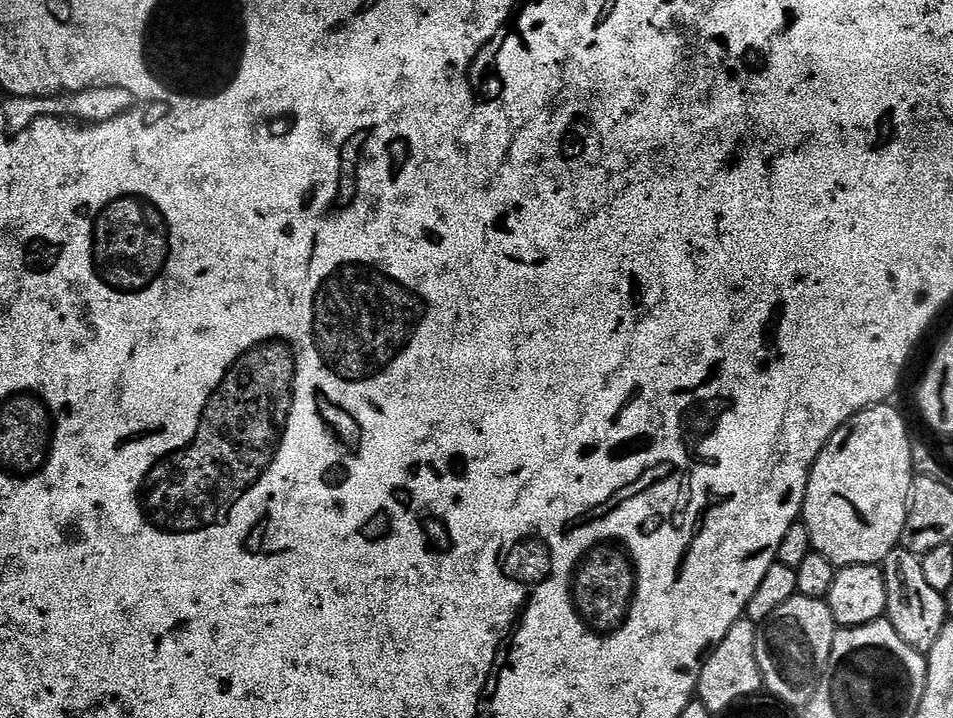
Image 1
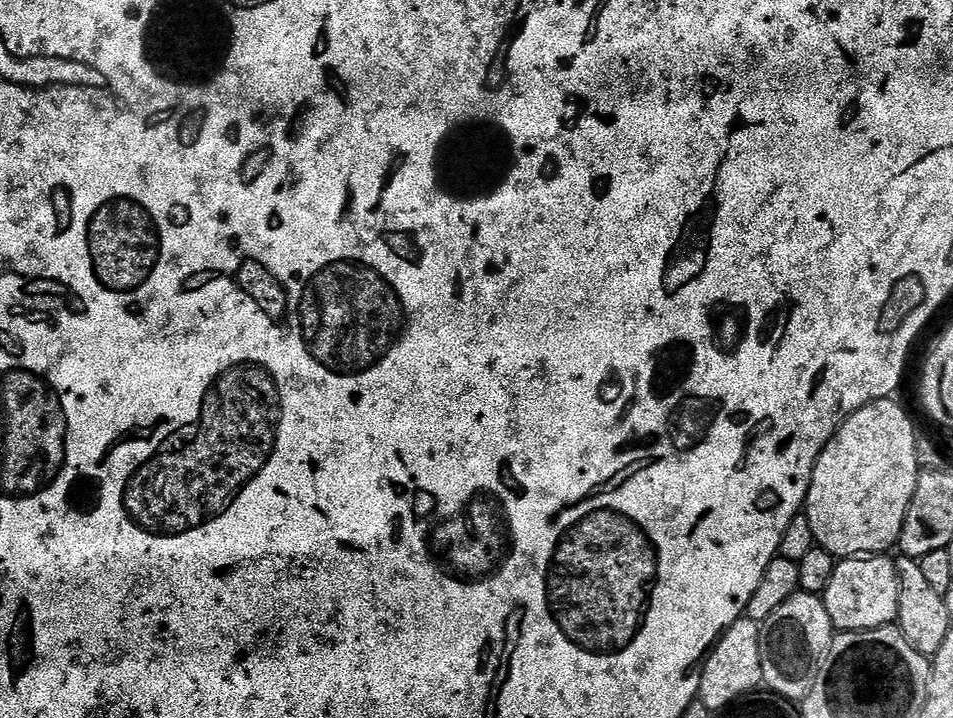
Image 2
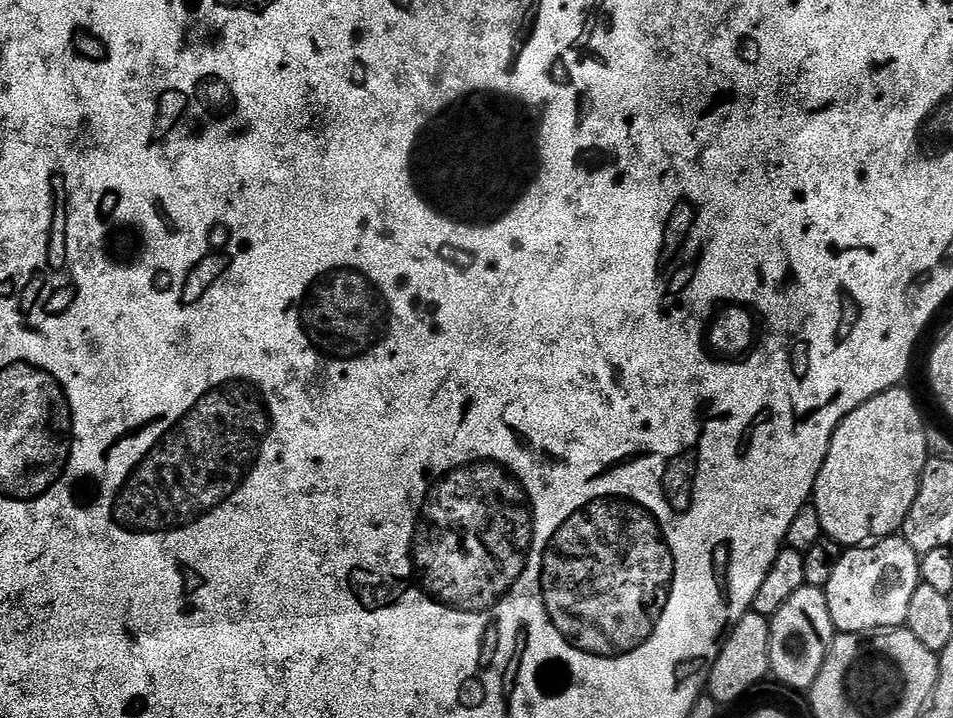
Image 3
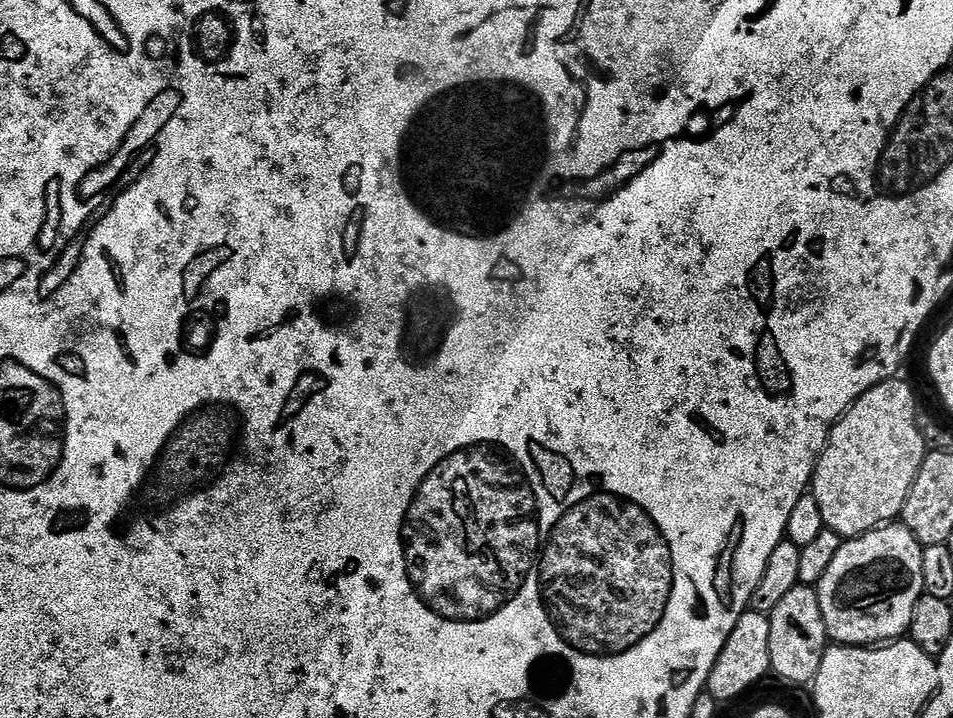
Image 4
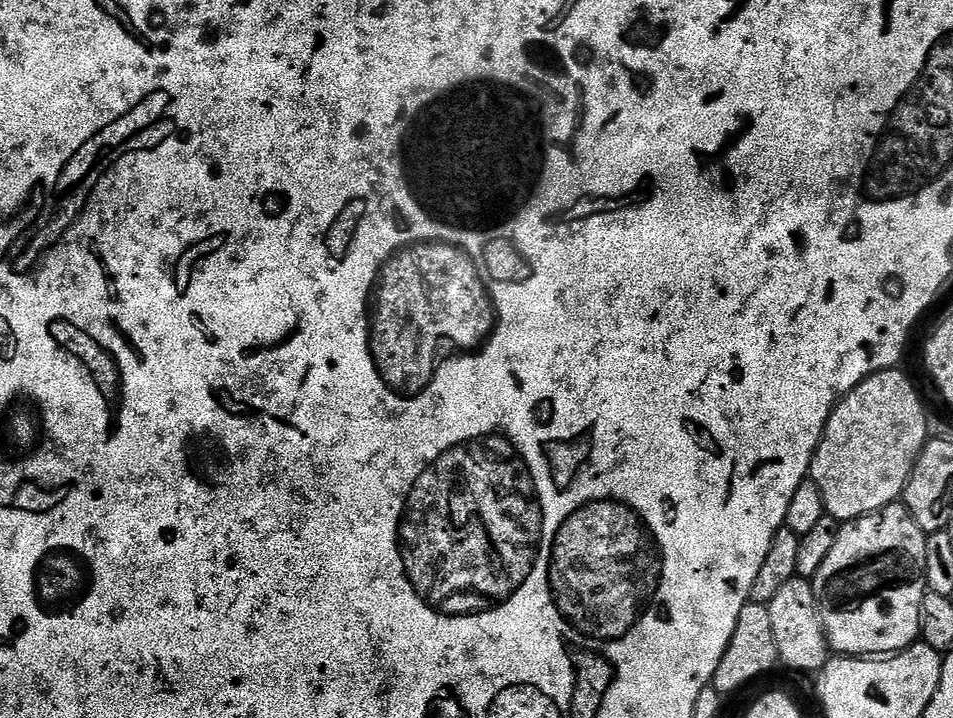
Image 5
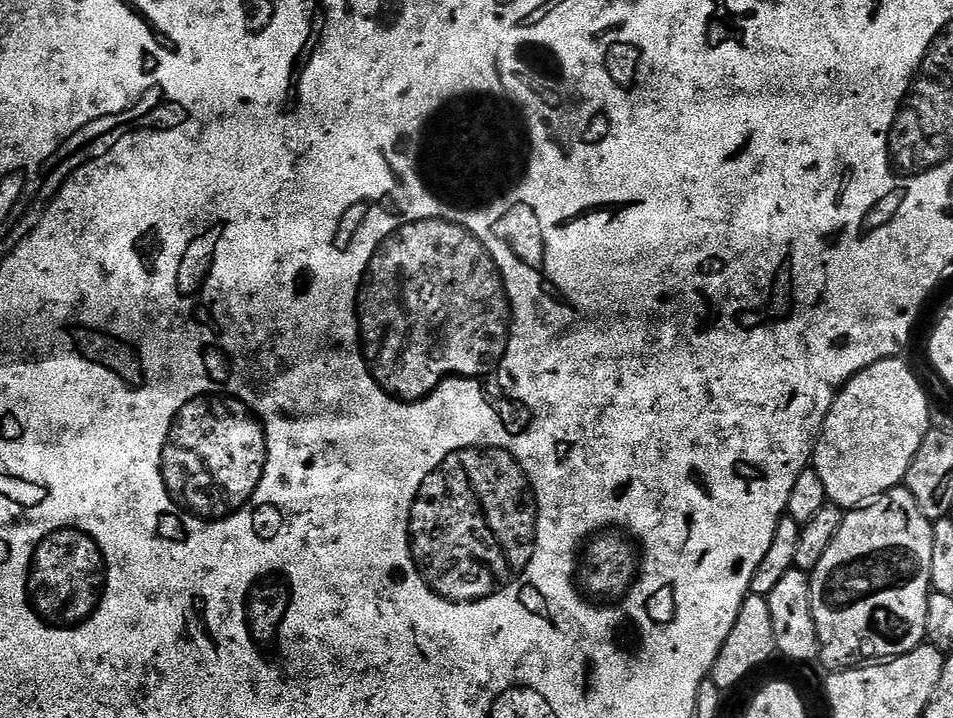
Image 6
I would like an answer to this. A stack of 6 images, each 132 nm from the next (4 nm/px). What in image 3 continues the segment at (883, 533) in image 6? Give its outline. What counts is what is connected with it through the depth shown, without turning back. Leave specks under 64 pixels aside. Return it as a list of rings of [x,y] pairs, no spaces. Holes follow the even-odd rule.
[[[893,534],[869,543],[867,546],[849,547],[834,566],[834,574],[830,574],[830,582],[824,588],[832,624],[837,633],[871,634],[901,627],[908,618],[910,598],[914,596],[914,590],[921,582],[920,556],[905,542],[903,535]]]

